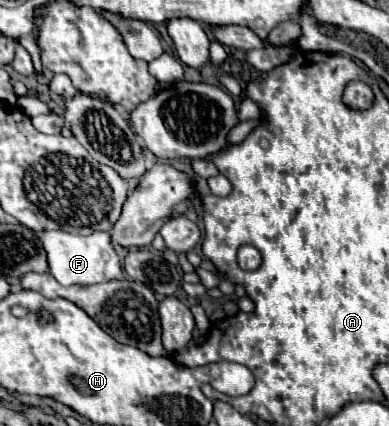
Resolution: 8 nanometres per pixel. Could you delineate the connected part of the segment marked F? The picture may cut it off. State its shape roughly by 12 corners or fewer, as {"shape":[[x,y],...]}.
{"shape":[[42,231],[60,285],[122,279],[110,233]]}

